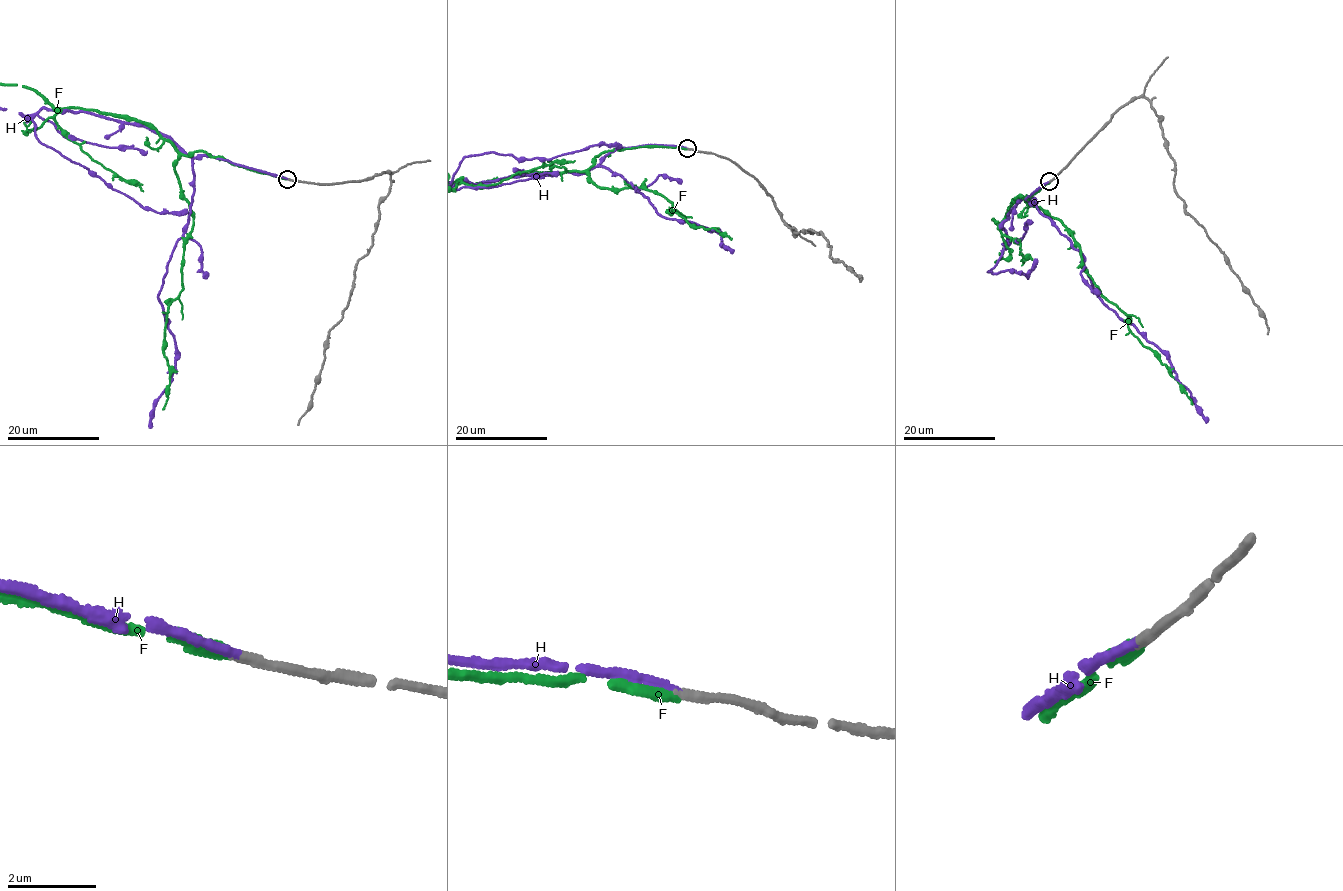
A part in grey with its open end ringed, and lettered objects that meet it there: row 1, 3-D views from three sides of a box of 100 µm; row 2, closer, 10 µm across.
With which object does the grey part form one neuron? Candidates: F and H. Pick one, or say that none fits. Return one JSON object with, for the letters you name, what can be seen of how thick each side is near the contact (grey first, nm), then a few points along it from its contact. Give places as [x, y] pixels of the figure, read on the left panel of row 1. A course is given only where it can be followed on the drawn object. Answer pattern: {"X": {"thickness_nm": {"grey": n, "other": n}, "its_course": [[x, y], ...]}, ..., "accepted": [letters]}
{"H": {"thickness_nm": {"grey": 200, "other": 180}}, "accepted": ["H"]}

